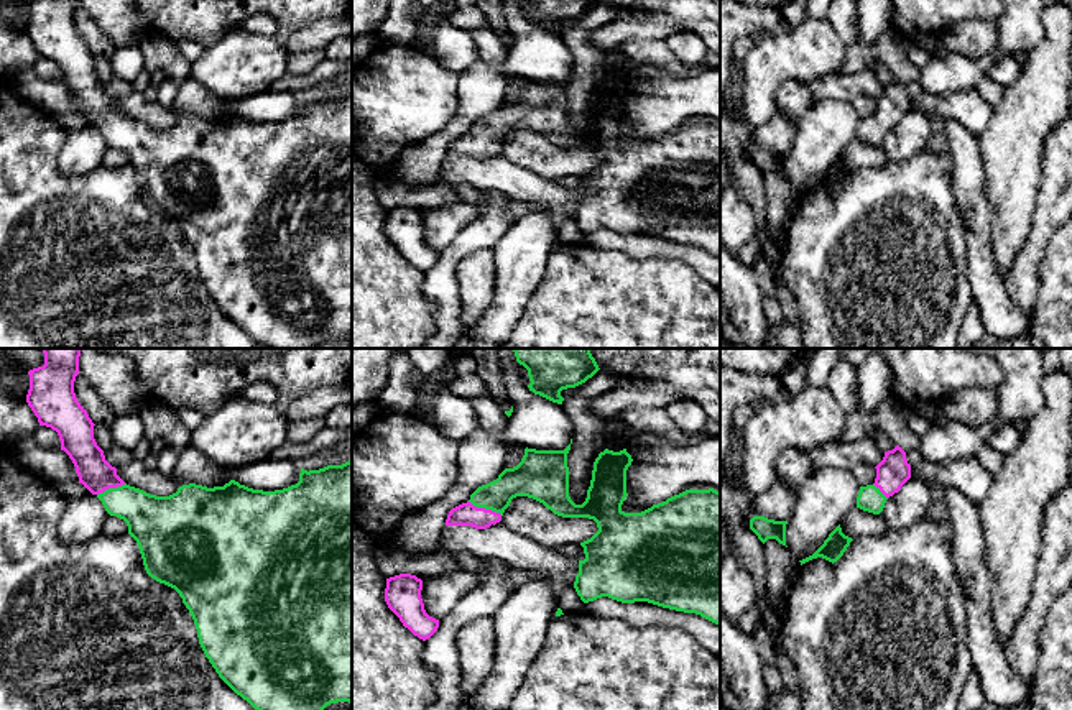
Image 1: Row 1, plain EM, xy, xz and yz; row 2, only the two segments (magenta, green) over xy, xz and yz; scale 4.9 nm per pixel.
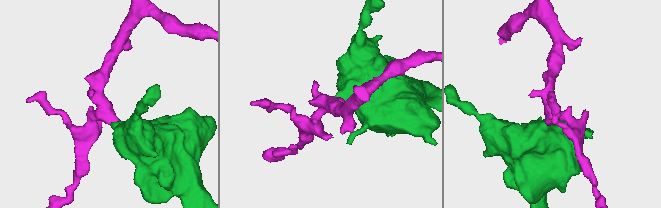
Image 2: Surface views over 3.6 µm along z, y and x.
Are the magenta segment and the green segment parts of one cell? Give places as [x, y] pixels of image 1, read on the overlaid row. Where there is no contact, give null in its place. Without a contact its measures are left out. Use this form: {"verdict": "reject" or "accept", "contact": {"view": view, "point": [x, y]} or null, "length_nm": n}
{"verdict": "accept", "contact": {"view": "xz", "point": [484, 508]}, "length_nm": 180}

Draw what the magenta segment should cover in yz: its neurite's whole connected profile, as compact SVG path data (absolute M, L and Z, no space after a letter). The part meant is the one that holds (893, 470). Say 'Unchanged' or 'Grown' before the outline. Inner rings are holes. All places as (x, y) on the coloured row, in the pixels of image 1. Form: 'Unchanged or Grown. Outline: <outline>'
Grown. Outline: M896 445L893 450L885 452L883 460L875 468L875 483L860 486L857 508L880 514L886 500L898 493L911 478L911 465L908 463L906 452Z

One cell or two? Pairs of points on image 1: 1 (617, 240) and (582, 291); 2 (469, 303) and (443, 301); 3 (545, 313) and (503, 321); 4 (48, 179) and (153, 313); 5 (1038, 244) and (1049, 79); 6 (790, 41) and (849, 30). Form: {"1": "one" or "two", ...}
{"1": "two", "2": "two", "3": "two", "4": "one", "5": "two", "6": "two"}

